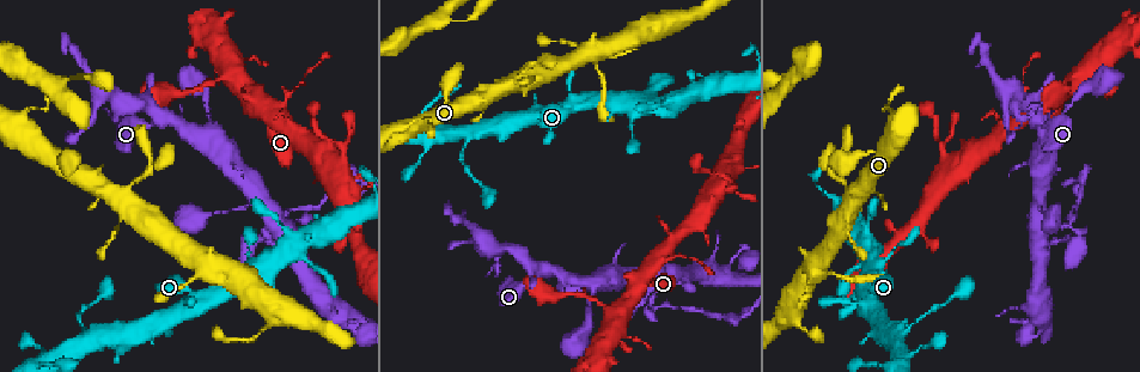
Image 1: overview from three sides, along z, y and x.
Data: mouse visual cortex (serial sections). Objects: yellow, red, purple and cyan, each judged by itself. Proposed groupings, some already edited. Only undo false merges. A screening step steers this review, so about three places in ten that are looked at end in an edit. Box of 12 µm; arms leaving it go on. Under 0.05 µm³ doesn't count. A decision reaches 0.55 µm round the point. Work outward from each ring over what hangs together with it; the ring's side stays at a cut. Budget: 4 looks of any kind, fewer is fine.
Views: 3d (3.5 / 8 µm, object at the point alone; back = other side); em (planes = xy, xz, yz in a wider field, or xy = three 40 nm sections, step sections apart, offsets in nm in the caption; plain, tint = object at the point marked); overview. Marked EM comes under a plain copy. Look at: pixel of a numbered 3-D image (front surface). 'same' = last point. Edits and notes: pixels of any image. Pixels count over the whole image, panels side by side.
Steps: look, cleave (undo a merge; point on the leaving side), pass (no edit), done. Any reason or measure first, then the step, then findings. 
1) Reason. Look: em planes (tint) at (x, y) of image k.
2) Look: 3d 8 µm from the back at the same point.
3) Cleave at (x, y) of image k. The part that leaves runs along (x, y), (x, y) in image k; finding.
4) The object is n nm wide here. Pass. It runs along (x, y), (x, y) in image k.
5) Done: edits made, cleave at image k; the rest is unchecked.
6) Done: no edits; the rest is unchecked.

Thin neck. Look: 3d 3.5 µm at (460, 156) of image 1.

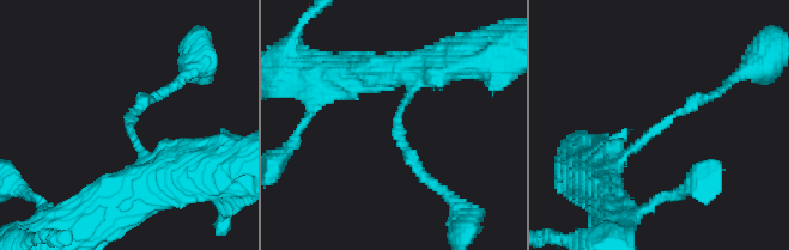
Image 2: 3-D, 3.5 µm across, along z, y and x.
The arms are 150, 300 nm wide; need the tissue. Look: em xy step 2 (tint) at (129, 133) of image 2.

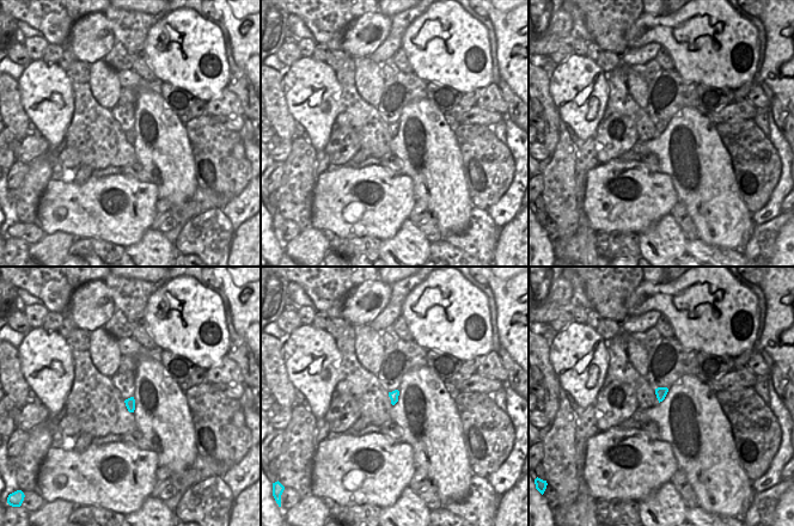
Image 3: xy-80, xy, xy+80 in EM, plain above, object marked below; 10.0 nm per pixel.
Pass. It runs along (599, 171), (697, 98), (715, 95) in image 2; one cell here.

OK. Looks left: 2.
Thin arm on a thick one. Look: 3d 3.5 µm at (655, 293) of image 1.

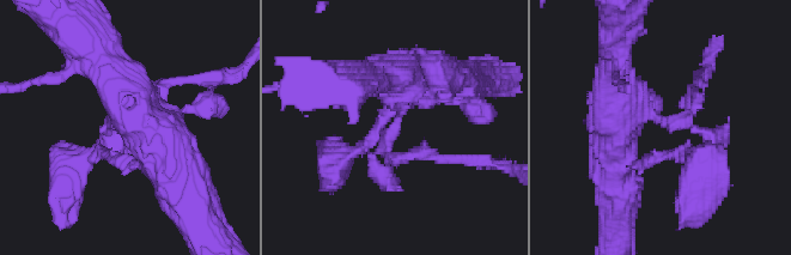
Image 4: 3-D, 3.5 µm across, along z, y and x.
Now the EM. Look: em planes (tint) at (402, 115) of image 4.

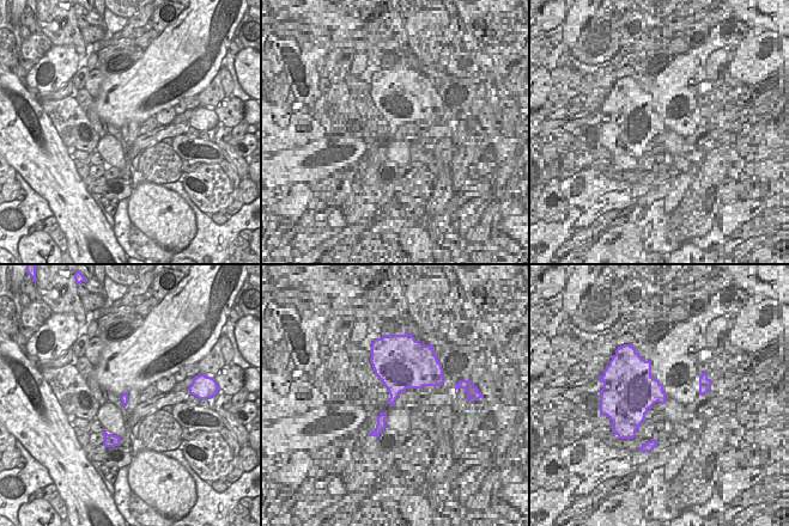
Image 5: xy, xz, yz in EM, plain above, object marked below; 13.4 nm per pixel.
Cleave at (388, 163) of image 4. The part that leaves runs along (396, 122), (393, 156), (462, 159) in image 4; a second cell is stuck on.

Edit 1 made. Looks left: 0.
Done: edits made, cleave at image 4; the rest is unchecked.

